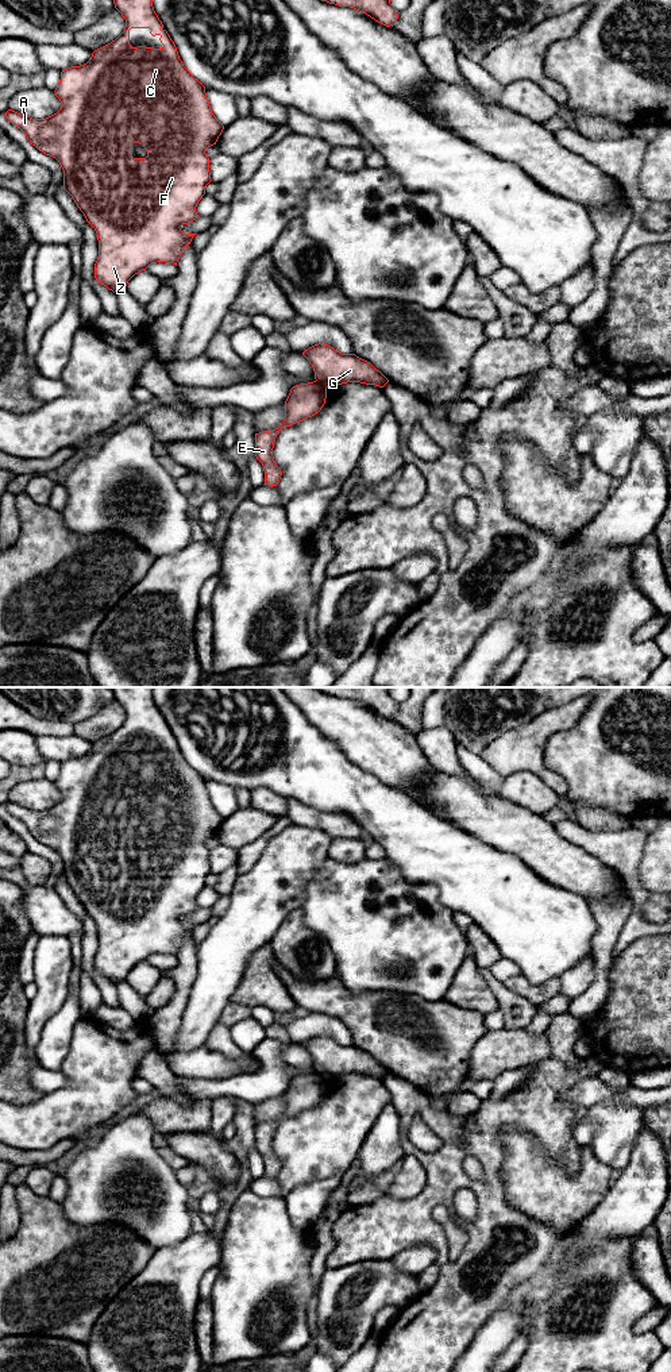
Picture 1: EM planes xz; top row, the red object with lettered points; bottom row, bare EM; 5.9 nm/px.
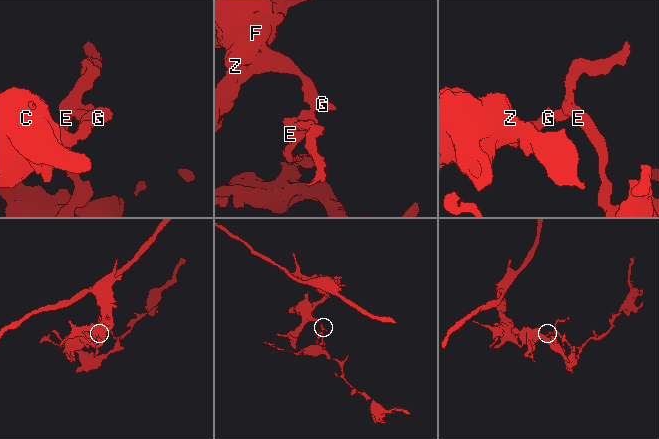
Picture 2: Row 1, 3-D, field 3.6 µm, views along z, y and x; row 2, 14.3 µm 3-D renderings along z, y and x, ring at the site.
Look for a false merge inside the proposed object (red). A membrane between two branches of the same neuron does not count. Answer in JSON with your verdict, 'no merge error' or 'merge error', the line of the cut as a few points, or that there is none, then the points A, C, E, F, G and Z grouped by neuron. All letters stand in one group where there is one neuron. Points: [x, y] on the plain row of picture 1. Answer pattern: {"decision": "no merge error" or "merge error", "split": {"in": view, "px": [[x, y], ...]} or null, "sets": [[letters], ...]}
{"decision": "merge error", "split": {"in": "xz", "px": [[316, 1071], [326, 1079]]}, "sets": [["A", "C", "F", "G", "Z"], ["E"]]}

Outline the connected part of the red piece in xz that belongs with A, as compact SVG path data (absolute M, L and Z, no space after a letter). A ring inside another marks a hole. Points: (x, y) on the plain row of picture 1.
M112 687L115 700L126 710L124 722L111 735L95 741L86 755L61 763L59 776L54 782L62 795L57 805L46 810L32 810L12 801L5 803L8 813L20 820L32 837L59 853L63 862L63 880L97 925L95 970L113 984L124 980L135 966L151 955L166 953L177 957L182 943L196 926L185 925L180 918L198 909L196 898L212 872L205 843L216 836L224 821L212 805L205 778L180 751L174 733L154 702L153 689ZM131 720L150 720L153 728L161 728L163 737L132 739ZM134 835L146 840L146 849L132 848Z

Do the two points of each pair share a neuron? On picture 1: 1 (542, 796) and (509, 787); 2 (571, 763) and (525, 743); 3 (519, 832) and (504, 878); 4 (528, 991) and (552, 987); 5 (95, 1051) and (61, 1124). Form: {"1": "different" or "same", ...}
{"1": "same", "2": "different", "3": "different", "4": "same", "5": "same"}

